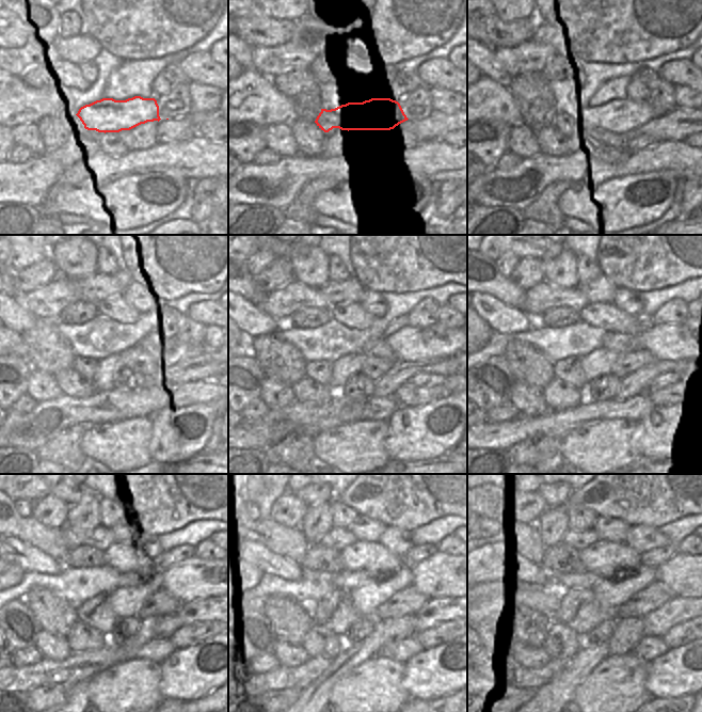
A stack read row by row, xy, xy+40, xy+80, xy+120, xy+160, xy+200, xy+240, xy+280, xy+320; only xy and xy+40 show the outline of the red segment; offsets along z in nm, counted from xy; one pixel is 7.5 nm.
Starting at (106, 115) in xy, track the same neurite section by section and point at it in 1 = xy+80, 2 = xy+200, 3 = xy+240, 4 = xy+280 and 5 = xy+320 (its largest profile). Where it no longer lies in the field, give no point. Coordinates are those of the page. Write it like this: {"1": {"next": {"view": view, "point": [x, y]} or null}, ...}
{"1": {"next": {"view": "xy+80", "point": [622, 116]}}, "2": {"next": {"view": "xy+200", "point": [680, 341]}}, "3": {"next": {"view": "xy+240", "point": [194, 579]}}, "4": {"next": {"view": "xy+280", "point": [442, 575]}}, "5": {"next": {"view": "xy+320", "point": [684, 574]}}}

